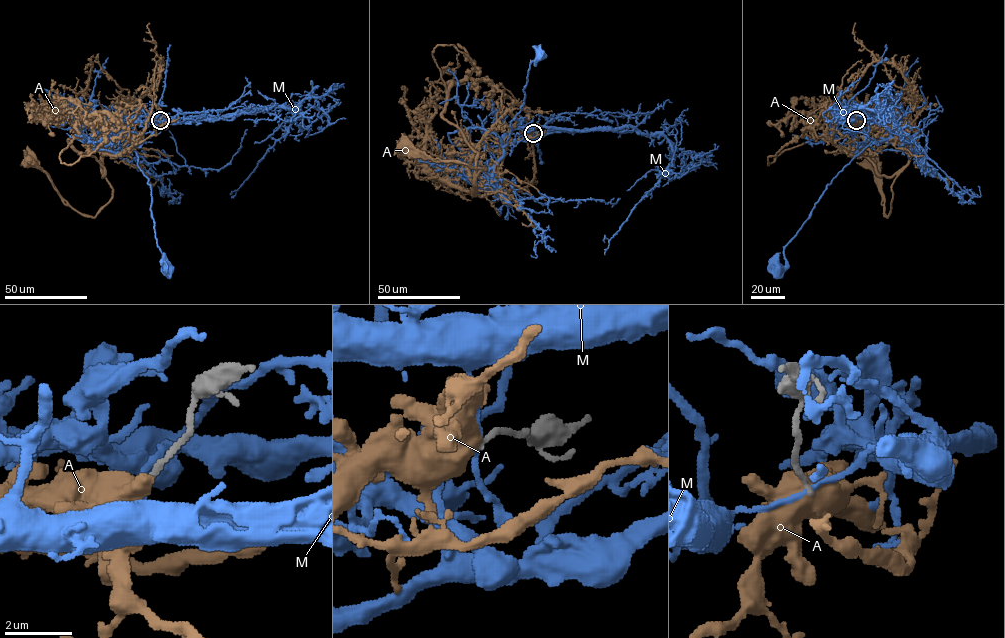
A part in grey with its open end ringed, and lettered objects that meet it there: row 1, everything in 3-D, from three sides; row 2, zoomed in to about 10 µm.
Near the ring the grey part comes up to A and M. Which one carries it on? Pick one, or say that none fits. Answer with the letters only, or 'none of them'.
none of them

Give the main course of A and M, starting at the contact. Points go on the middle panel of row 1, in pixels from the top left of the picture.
A: (533, 133), (505, 145), (501, 164), (475, 186), (476, 191), (476, 177), (485, 168), (434, 161), (404, 147)
M: (533, 133), (531, 129), (511, 129), (502, 140), (503, 147), (510, 122), (524, 103), (530, 64), (541, 55)

